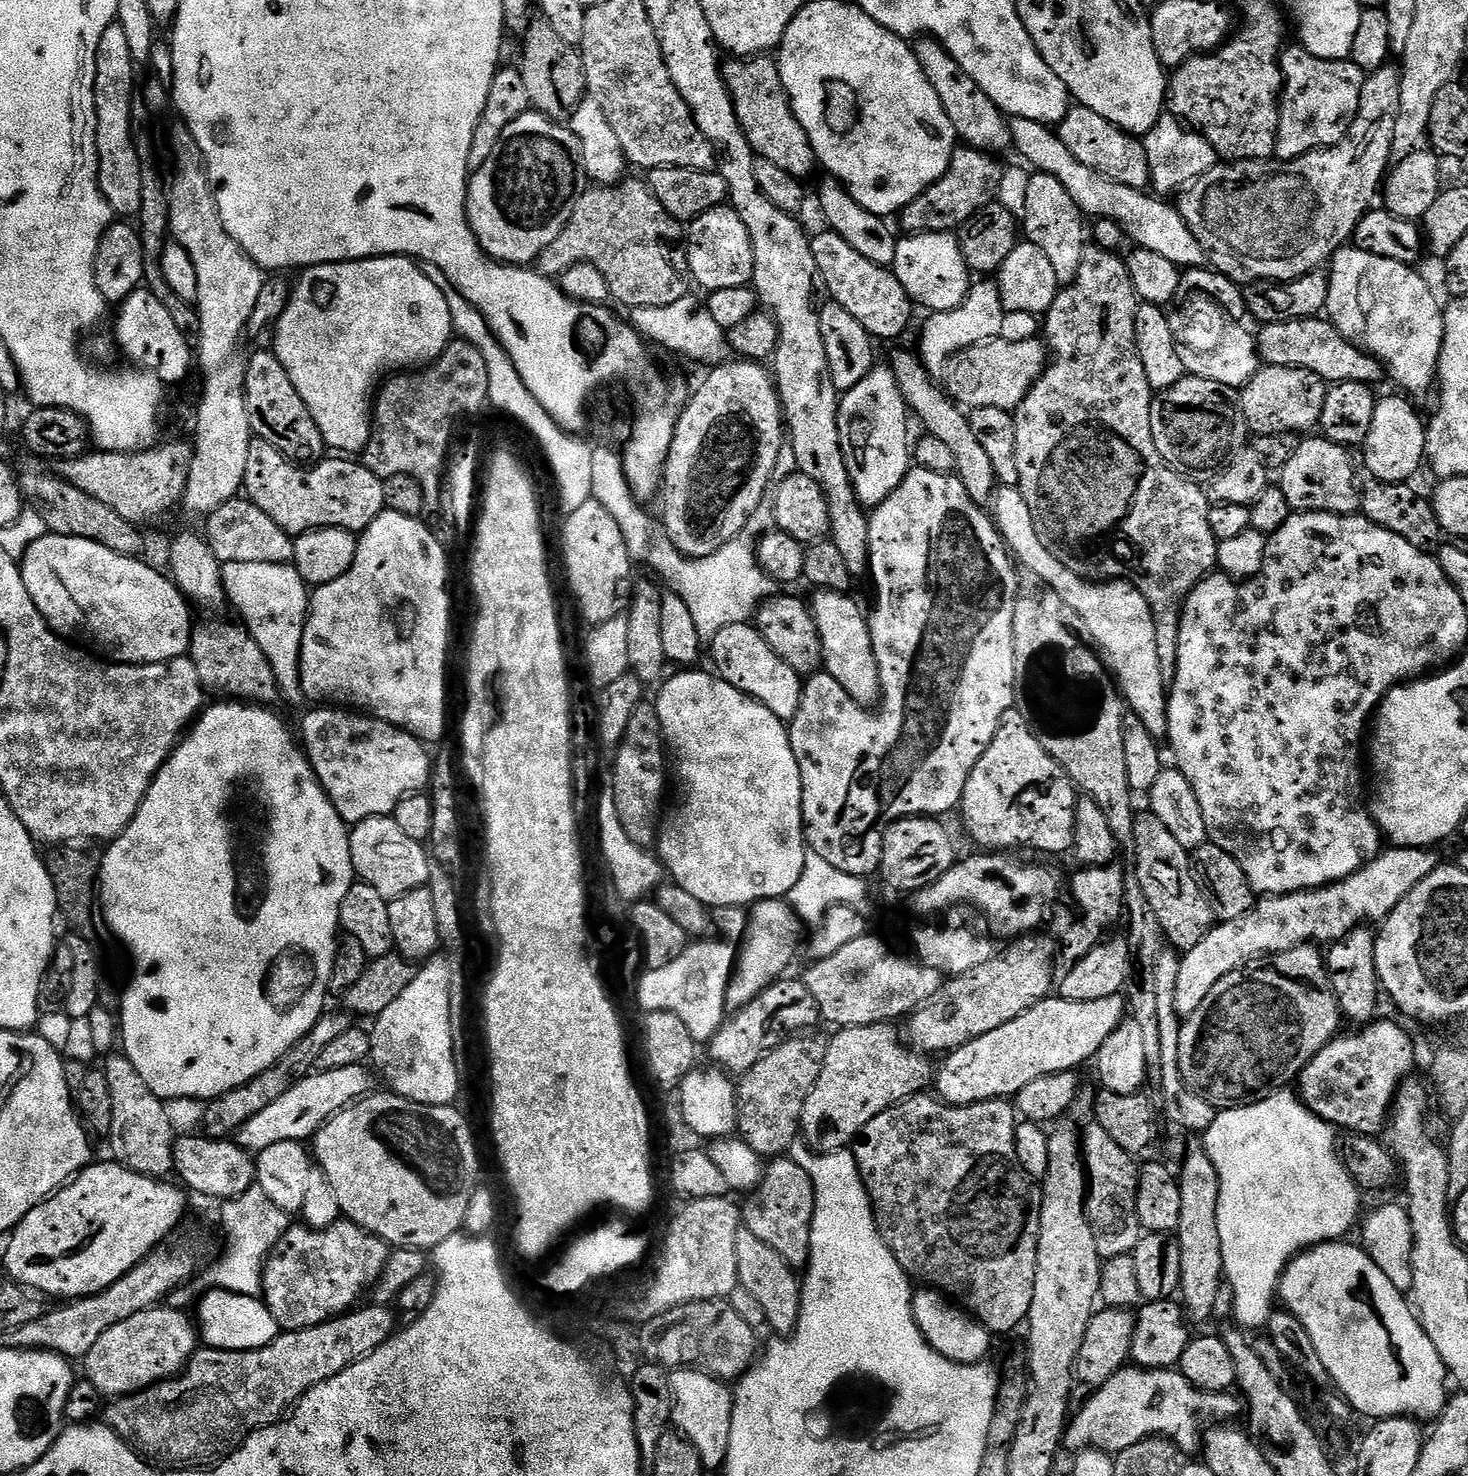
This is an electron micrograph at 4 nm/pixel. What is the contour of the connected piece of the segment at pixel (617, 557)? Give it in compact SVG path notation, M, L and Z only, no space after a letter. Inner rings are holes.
M596 499L574 510L564 524L564 564L568 567L568 584L580 603L580 612L595 626L621 615L626 608L624 579L631 574L634 562L626 550L622 531L609 510Z

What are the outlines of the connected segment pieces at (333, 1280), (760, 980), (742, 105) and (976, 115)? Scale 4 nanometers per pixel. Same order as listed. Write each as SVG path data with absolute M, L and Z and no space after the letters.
M347 1218L336 1220L325 1228L310 1228L303 1222L293 1223L273 1246L264 1266L262 1299L270 1314L274 1314L277 1329L297 1332L313 1328L359 1305L363 1301L360 1299L363 1296L365 1299L366 1293L375 1288L384 1263L388 1261L389 1251L390 1245L385 1240Z
M787 899L760 900L751 905L748 928L738 948L732 981L728 983L726 1002L729 1009L745 1008L787 973L784 971L791 966L796 956L796 947L800 944L800 928L802 921Z
M768 54L732 58L723 65L722 71L724 87L727 88L728 95L732 98L732 106L736 110L736 120L753 152L761 160L774 162L774 166L786 170L786 174L796 180L807 181L807 176L818 168L818 161L814 146L810 146L806 130L802 130L782 86L779 63Z
M920 38L915 41L914 51L918 58L918 66L922 66L922 74L934 86L934 94L942 102L942 110L950 118L957 137L967 147L976 148L979 152L989 154L1001 154L1012 148L1012 130L1009 121L996 103L954 62L952 55L944 49L944 46L937 40L931 38Z

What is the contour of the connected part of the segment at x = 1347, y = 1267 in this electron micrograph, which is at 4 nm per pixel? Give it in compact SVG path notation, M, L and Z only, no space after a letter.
M1329 1242L1327 1244L1317 1244L1316 1247L1301 1252L1288 1263L1288 1269L1285 1270L1283 1276L1280 1277L1280 1287L1278 1289L1278 1300L1287 1311L1294 1313L1302 1326L1306 1326L1306 1334L1310 1334L1310 1338L1314 1341L1314 1347L1318 1350L1318 1358L1322 1358L1322 1366L1326 1366L1328 1371L1328 1380L1336 1383L1335 1391L1347 1400L1352 1408L1353 1413L1364 1416L1373 1416L1373 1421L1388 1420L1392 1416L1407 1416L1415 1418L1417 1421L1425 1422L1431 1416L1439 1417L1441 1413L1448 1407L1450 1399L1450 1391L1444 1383L1449 1383L1450 1377L1447 1368L1444 1367L1442 1358L1438 1358L1438 1350L1434 1350L1434 1342L1430 1342L1430 1338L1426 1334L1423 1324L1420 1323L1420 1317L1414 1311L1413 1305L1406 1301L1405 1293L1399 1292L1386 1274L1378 1268L1371 1260L1368 1253L1363 1247L1355 1248L1352 1244L1344 1244L1348 1242Z

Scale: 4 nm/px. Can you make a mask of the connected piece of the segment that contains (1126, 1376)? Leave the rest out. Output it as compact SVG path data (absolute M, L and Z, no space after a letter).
M1125 1366L1119 1372L1108 1379L1097 1392L1083 1401L1080 1413L1073 1415L1068 1421L1068 1427L1064 1430L1063 1447L1072 1451L1072 1454L1087 1452L1090 1448L1098 1448L1101 1452L1115 1454L1126 1450L1126 1446L1141 1444L1149 1436L1163 1436L1175 1440L1176 1444L1186 1454L1199 1449L1202 1444L1202 1427L1204 1416L1213 1416L1216 1422L1232 1422L1237 1418L1240 1408L1242 1412L1242 1400L1239 1395L1232 1396L1231 1391L1209 1392L1200 1391L1180 1373L1179 1370L1171 1368L1137 1368Z

